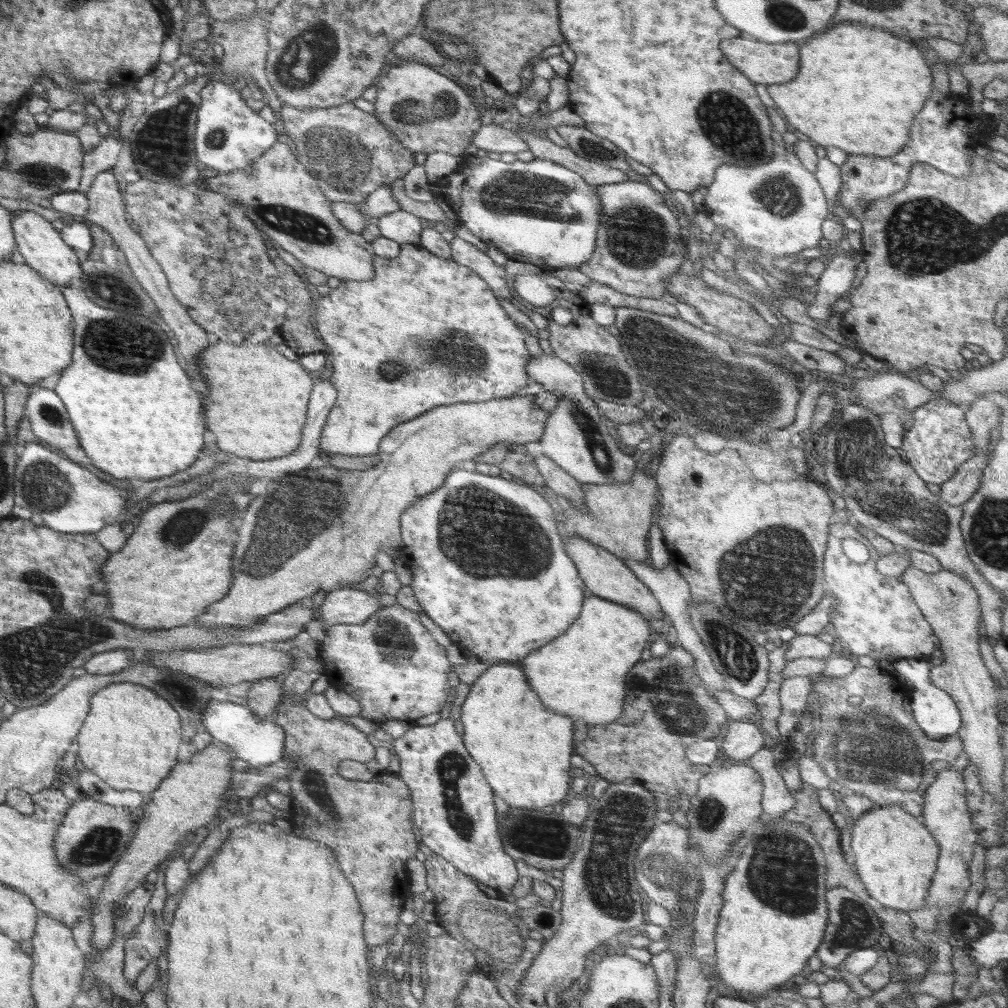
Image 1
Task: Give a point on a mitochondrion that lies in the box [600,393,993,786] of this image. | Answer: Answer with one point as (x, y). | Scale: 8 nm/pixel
(879, 486)

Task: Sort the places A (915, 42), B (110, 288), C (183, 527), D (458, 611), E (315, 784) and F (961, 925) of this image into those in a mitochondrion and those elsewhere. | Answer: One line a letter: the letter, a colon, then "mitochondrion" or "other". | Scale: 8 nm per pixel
A: other
B: mitochondrion
C: mitochondrion
D: other
E: mitochondrion
F: other

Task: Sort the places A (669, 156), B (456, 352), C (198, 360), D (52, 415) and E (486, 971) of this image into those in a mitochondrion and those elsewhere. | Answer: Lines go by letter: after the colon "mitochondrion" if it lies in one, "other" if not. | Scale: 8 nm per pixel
A: other
B: mitochondrion
C: other
D: mitochondrion
E: other

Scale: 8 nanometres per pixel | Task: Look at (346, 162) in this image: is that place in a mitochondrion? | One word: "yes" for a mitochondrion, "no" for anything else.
yes

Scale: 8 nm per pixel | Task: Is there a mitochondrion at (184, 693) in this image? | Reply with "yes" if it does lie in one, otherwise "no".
yes

